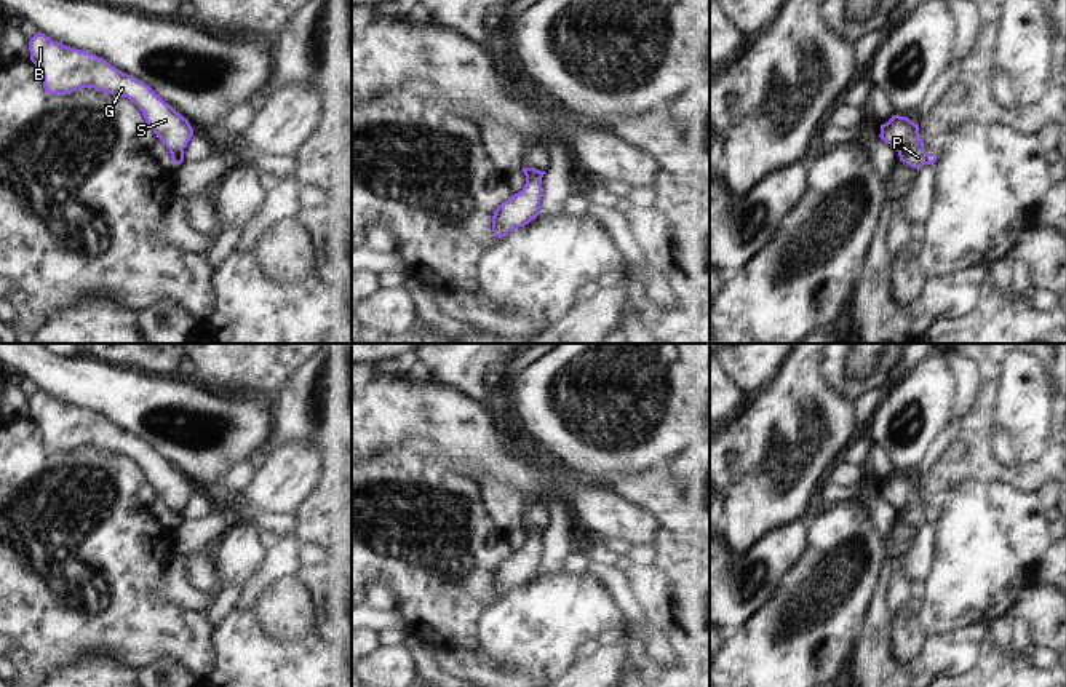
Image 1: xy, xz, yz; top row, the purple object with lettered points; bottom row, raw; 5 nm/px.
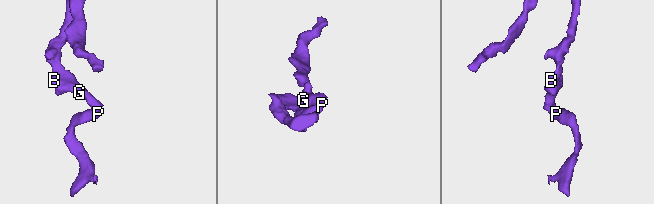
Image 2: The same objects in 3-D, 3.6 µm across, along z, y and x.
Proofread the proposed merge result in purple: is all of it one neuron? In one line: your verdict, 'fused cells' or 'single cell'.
single cell

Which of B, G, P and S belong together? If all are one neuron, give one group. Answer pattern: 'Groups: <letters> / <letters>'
Groups: B G P S.

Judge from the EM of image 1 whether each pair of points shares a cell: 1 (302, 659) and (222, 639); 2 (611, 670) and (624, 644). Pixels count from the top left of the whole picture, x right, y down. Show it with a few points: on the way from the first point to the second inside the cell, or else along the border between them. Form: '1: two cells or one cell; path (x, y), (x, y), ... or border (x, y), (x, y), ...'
1: one cell; path (283, 659), (250, 659), (242, 651)
2: one cell; path (611, 663), (624, 651)

